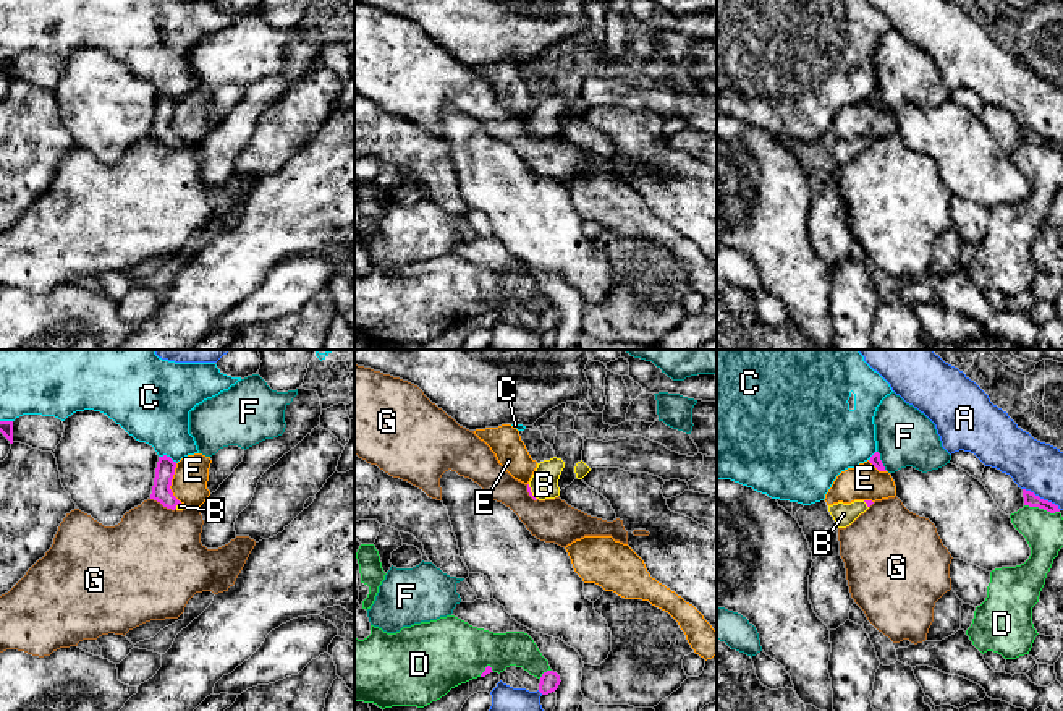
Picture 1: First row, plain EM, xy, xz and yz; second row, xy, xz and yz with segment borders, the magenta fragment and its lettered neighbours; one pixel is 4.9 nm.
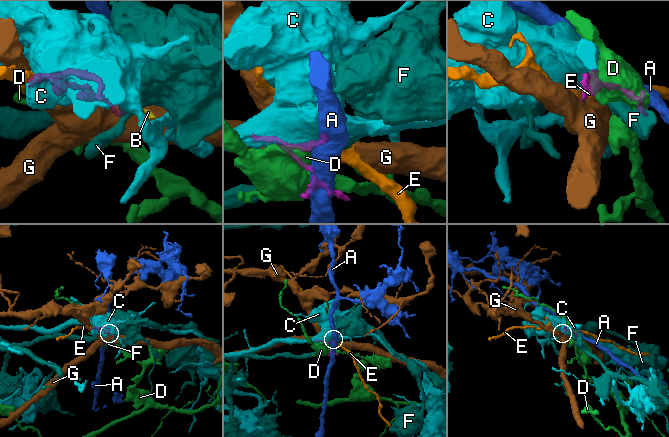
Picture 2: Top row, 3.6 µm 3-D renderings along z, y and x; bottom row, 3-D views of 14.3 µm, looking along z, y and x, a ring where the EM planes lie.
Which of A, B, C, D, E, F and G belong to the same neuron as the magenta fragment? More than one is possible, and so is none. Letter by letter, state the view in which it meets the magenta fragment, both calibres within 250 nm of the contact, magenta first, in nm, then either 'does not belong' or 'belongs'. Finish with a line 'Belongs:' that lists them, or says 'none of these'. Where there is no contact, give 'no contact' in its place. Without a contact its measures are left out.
A: meets magenta in yz; 70 nm thick on the magenta side, 260 nm on the other; does not belong
B: meets magenta in xz; 20 nm thick on the magenta side, 140 nm on the other; belongs
C: meets magenta in xy; 100 nm thick on the magenta side, 340 nm on the other; does not belong
D: meets magenta in yz; 70 nm thick on the magenta side, 190 nm on the other; does not belong
E: meets magenta in xy; 100 nm thick on the magenta side, 180 nm on the other; does not belong
F: meets magenta in yz; 50 nm thick on the magenta side, 280 nm on the other; does not belong
G: meets magenta in xy; 100 nm thick on the magenta side, 480 nm on the other; does not belong
Belongs: B

